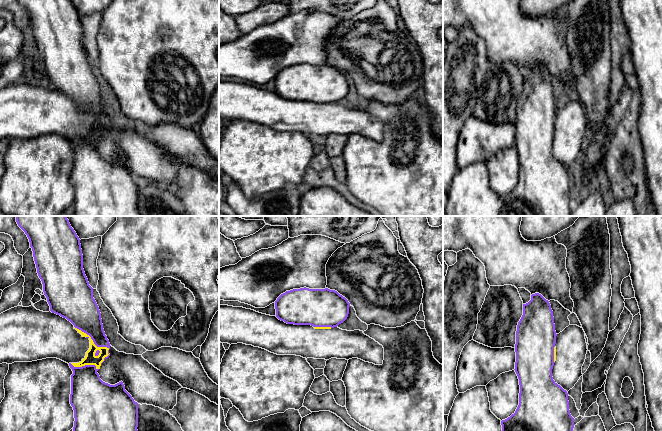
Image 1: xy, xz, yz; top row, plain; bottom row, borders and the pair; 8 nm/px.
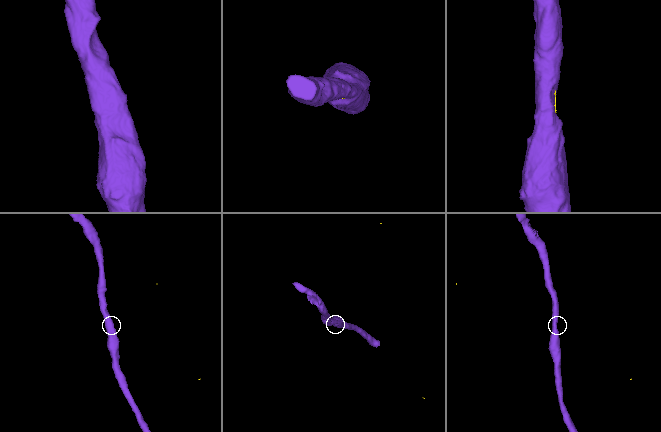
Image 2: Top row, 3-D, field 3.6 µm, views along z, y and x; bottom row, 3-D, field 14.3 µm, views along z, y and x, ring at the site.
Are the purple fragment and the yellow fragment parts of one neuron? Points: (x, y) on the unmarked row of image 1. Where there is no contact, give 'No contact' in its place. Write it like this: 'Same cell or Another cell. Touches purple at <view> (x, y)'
Another cell. Touches purple at xy (98, 122)

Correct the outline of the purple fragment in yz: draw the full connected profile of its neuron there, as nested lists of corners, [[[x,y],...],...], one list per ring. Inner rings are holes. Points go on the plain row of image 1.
[[[539,69],[532,70],[531,76],[523,80],[523,91],[516,107],[514,146],[520,161],[519,181],[514,190],[501,197],[500,216],[570,216],[574,204],[574,194],[569,186],[568,169],[552,153],[556,112],[553,87],[549,77]]]

